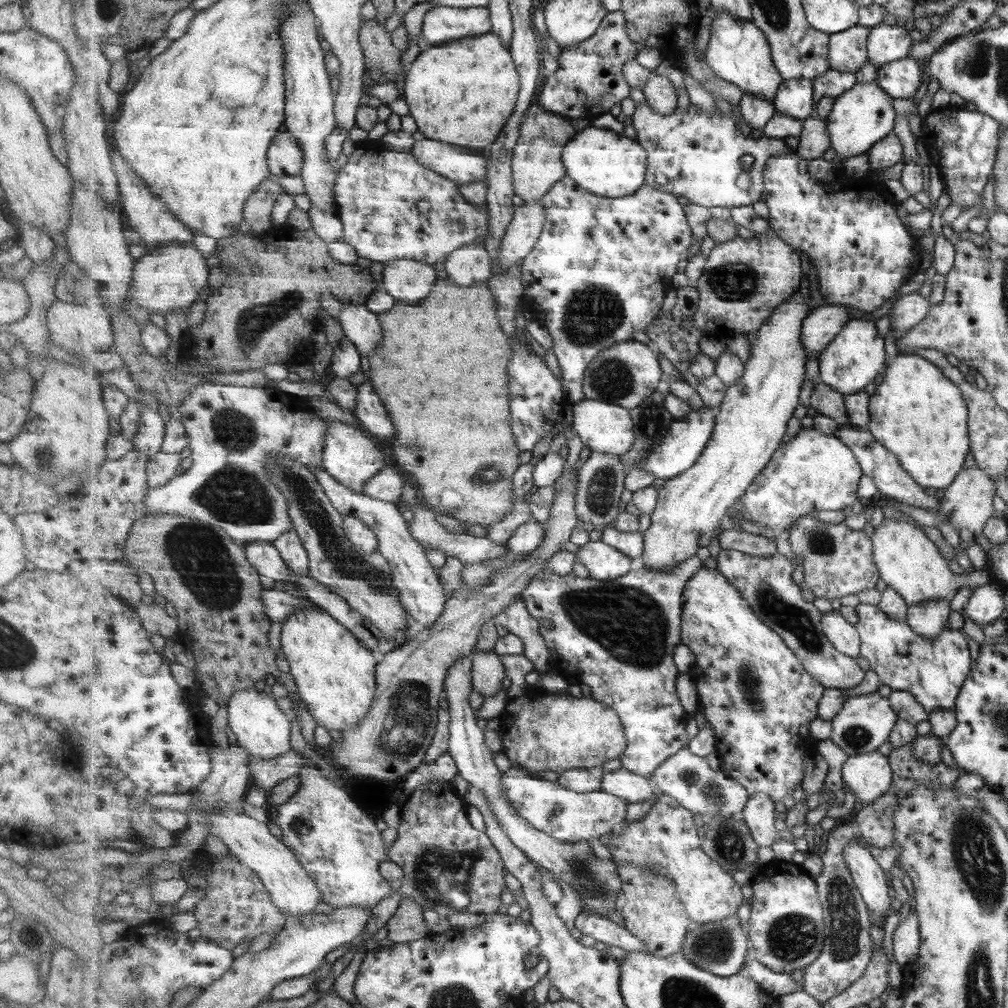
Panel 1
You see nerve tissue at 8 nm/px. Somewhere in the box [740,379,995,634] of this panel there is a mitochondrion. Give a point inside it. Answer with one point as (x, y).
(820, 541)

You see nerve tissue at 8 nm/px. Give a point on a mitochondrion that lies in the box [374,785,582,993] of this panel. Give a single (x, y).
(440, 876)

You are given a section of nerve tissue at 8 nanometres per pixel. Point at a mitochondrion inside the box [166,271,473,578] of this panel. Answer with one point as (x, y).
(233, 494)

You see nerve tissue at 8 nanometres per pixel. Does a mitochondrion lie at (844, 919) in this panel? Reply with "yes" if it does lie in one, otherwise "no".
yes

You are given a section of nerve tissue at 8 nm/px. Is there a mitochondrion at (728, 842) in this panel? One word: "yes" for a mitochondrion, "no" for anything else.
yes

